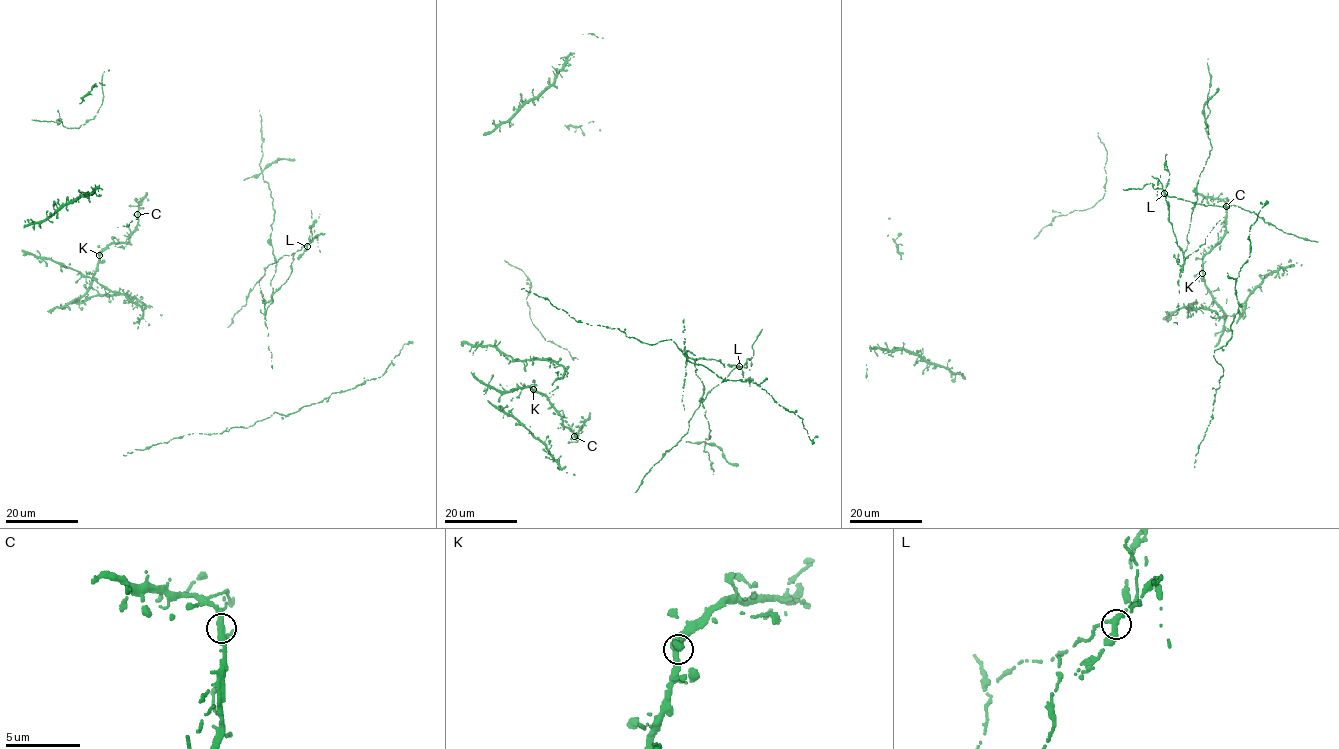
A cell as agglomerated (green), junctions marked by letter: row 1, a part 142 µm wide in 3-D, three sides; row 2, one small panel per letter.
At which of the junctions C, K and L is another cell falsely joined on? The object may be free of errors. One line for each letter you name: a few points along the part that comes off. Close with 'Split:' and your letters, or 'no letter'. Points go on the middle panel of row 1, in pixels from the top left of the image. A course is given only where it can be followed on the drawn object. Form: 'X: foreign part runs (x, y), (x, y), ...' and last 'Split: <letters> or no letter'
L: foreign part runs (739, 366), (720, 359), (694, 360), (704, 387), (711, 437), (703, 451), (713, 474)
Split: L

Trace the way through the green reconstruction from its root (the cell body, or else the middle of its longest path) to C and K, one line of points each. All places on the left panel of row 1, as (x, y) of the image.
C: (77, 299), (90, 283), (100, 252), (112, 243), (128, 241), (137, 223), (137, 214)
K: (77, 299), (90, 283), (99, 255)

